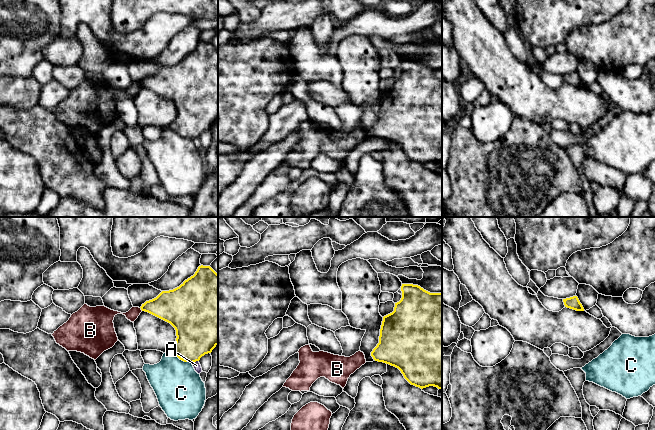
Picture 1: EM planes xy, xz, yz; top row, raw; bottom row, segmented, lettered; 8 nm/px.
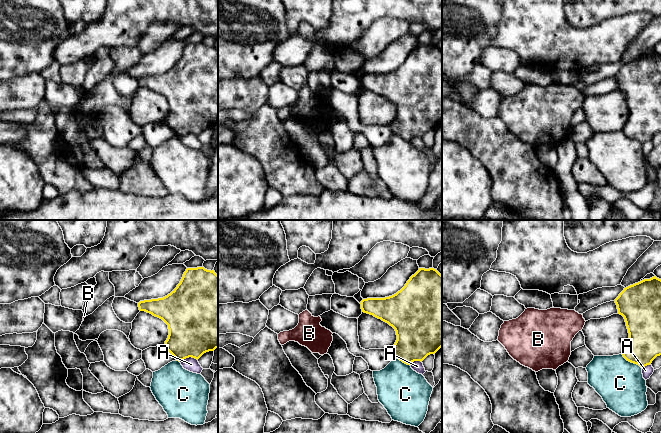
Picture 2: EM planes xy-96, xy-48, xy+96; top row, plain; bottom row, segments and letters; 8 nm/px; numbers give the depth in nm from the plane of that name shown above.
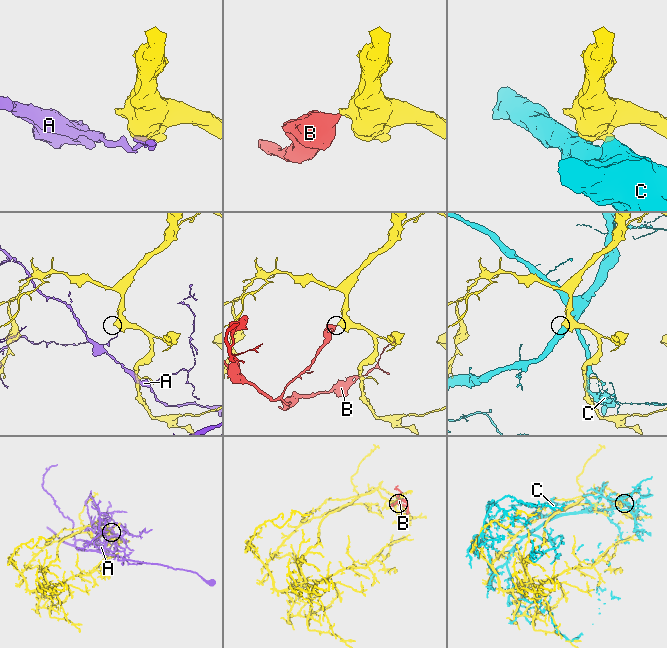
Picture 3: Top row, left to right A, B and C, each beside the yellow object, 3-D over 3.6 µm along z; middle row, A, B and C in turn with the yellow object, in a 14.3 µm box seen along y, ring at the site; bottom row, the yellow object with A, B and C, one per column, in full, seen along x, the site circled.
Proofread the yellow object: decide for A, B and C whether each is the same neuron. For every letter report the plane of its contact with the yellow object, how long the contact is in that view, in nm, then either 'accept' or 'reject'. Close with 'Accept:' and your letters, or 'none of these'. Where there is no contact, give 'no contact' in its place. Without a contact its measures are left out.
A: contact in xy; length 60 nm; reject
B: contact in xy; length 40 nm; reject
C: contact in xy; length 220 nm; reject
Accept: none of these

